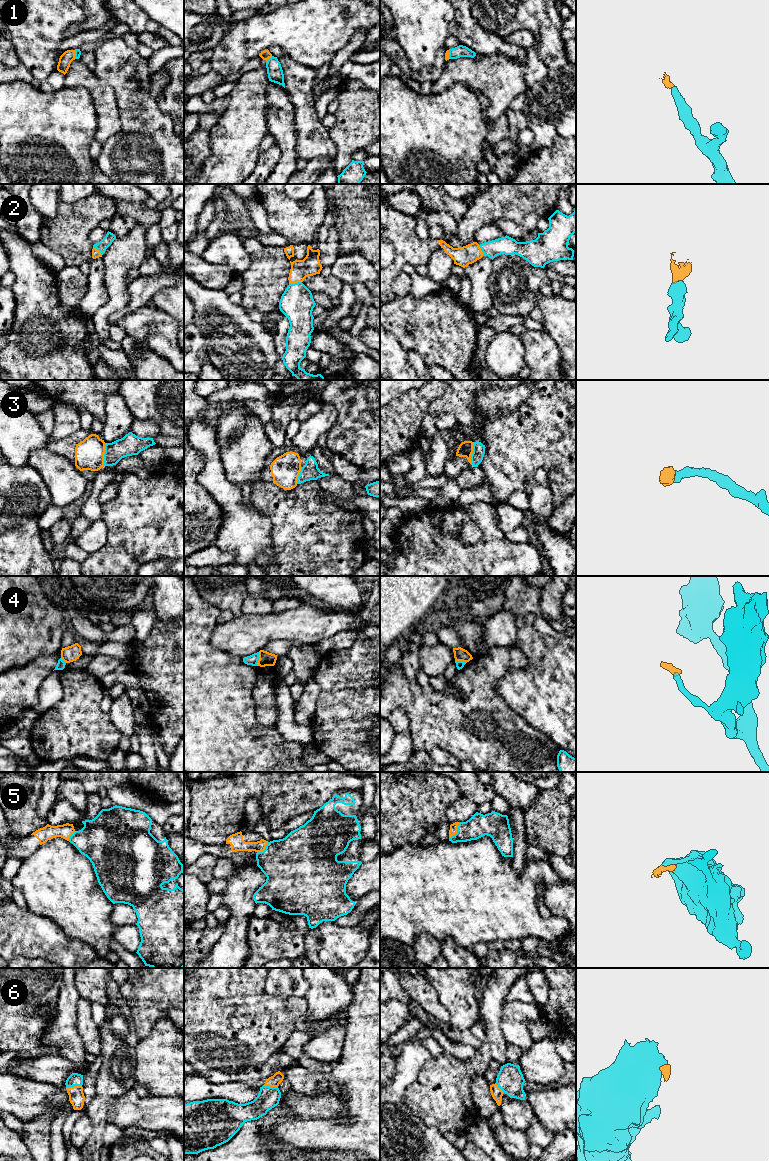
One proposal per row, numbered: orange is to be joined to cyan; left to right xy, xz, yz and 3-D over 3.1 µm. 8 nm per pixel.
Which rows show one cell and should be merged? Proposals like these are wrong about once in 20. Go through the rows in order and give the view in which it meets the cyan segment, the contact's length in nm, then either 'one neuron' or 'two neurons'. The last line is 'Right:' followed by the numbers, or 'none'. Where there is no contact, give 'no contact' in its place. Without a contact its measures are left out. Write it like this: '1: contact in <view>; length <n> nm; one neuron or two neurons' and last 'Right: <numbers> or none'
1: contact in xz; length 70 nm; one neuron
2: contact in xz; length 110 nm; one neuron
3: contact in yz; length 190 nm; one neuron
4: contact in xz; length 110 nm; two neurons
5: contact in yz; length 150 nm; one neuron
6: contact in xy; length 130 nm; one neuron
Right: 1, 2, 3, 5, 6

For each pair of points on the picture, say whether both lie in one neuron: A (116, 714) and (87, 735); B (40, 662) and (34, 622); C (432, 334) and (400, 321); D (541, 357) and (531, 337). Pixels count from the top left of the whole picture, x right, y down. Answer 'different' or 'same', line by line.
A: different
B: different
C: same
D: same

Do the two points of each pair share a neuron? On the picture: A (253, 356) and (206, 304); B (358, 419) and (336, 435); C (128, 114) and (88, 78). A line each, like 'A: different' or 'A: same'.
A: same
B: same
C: different

